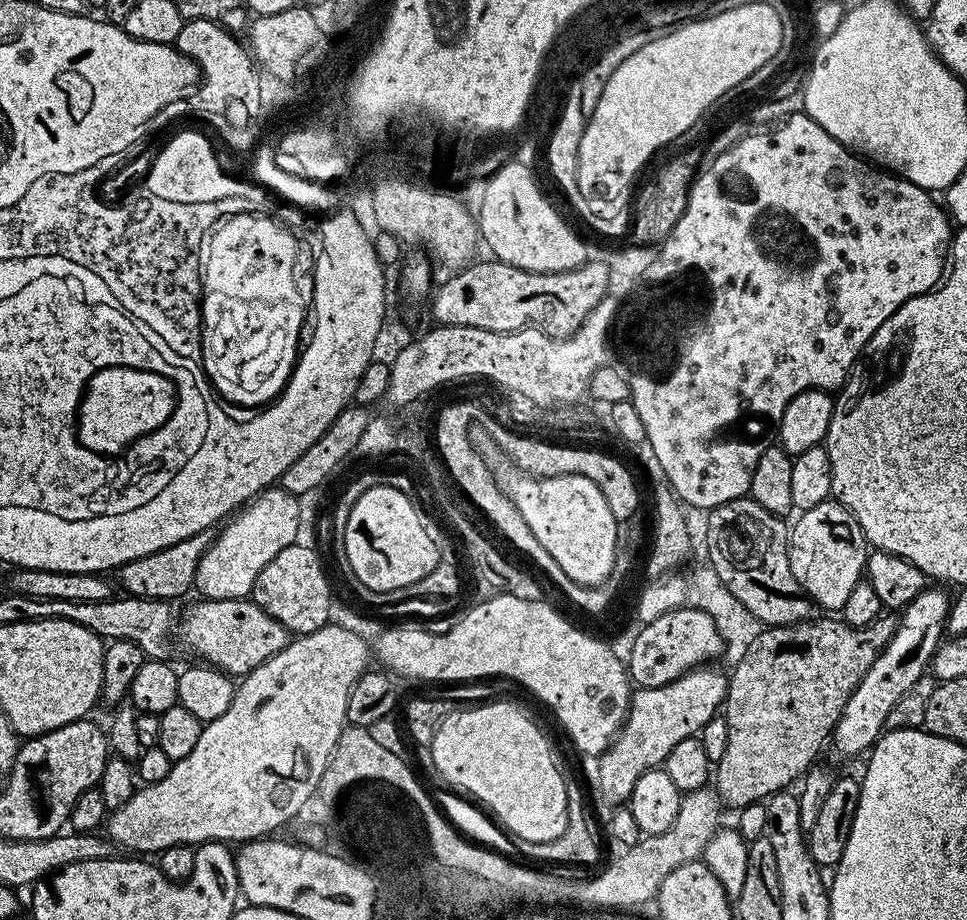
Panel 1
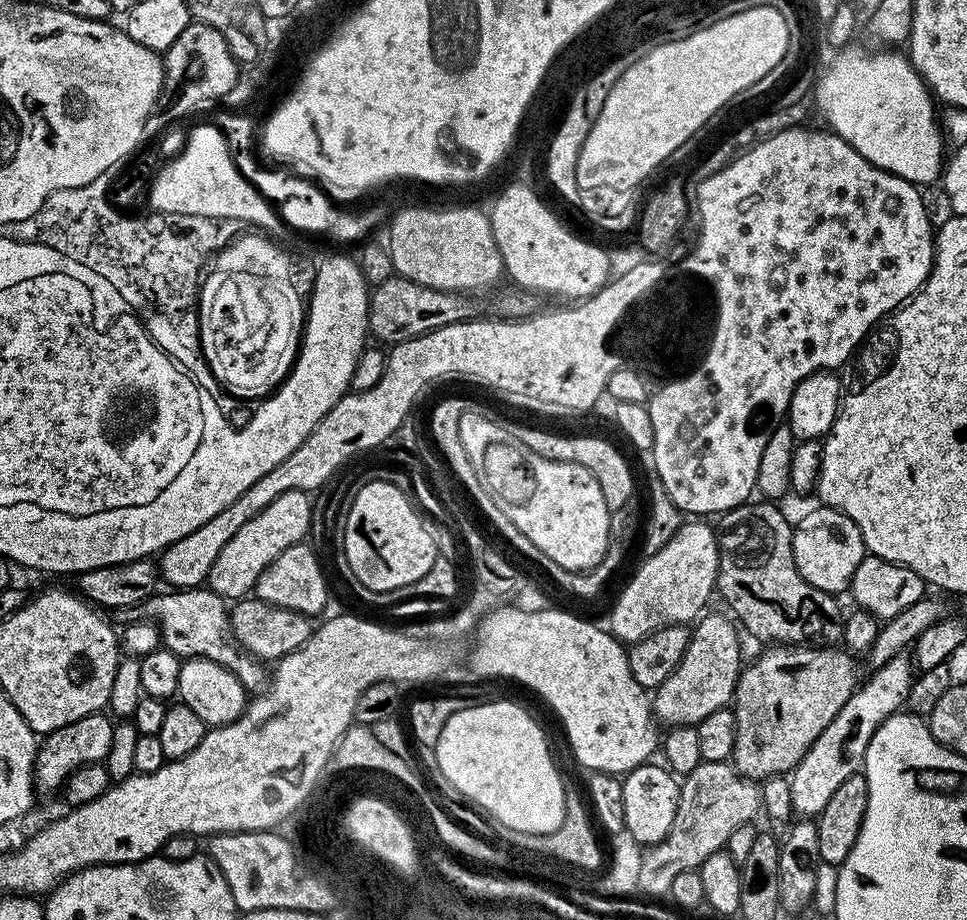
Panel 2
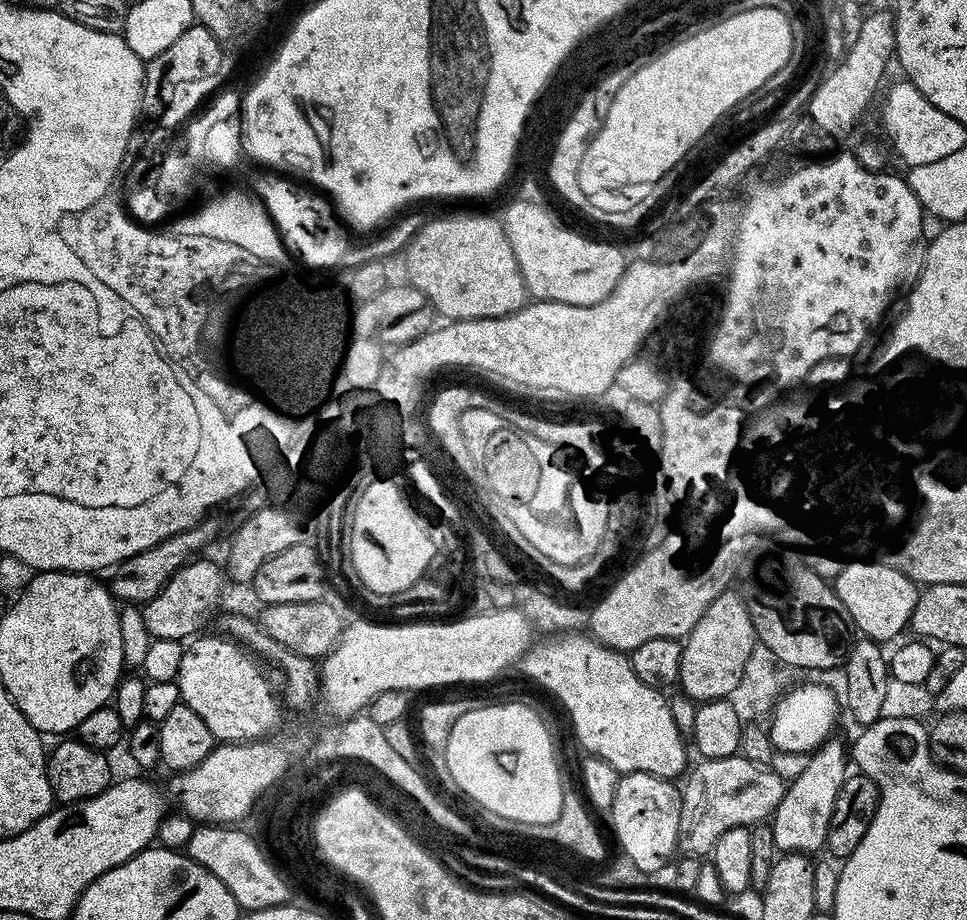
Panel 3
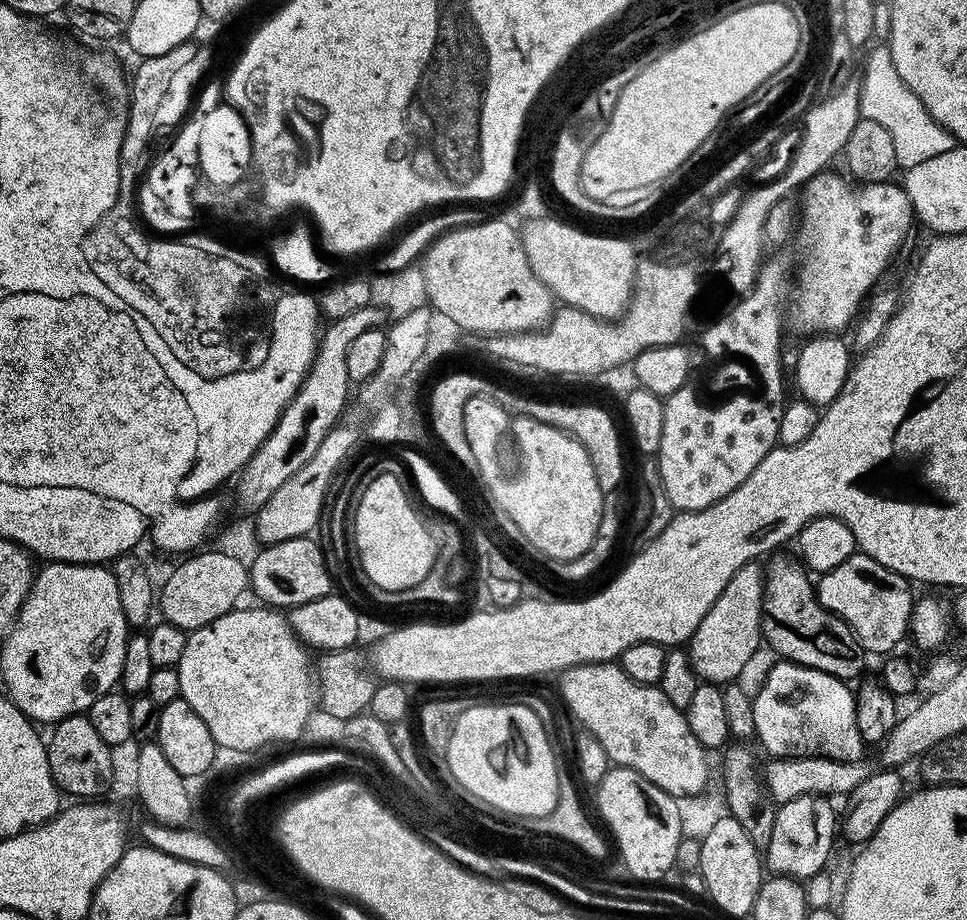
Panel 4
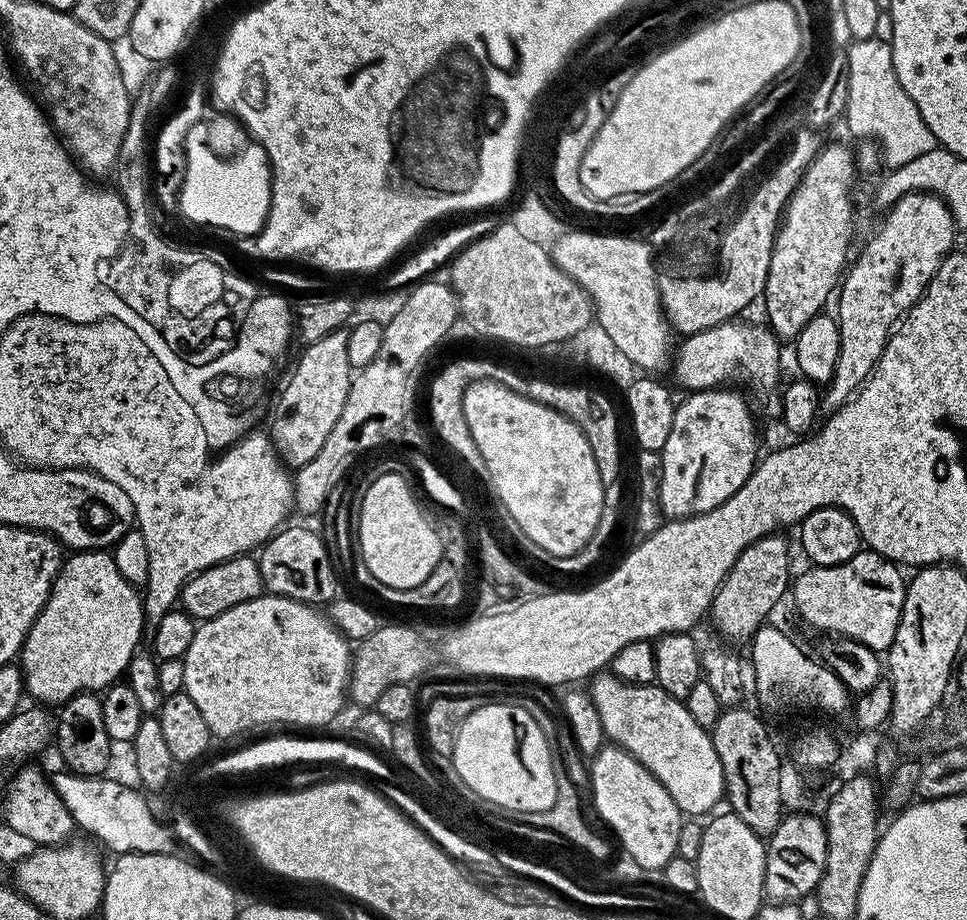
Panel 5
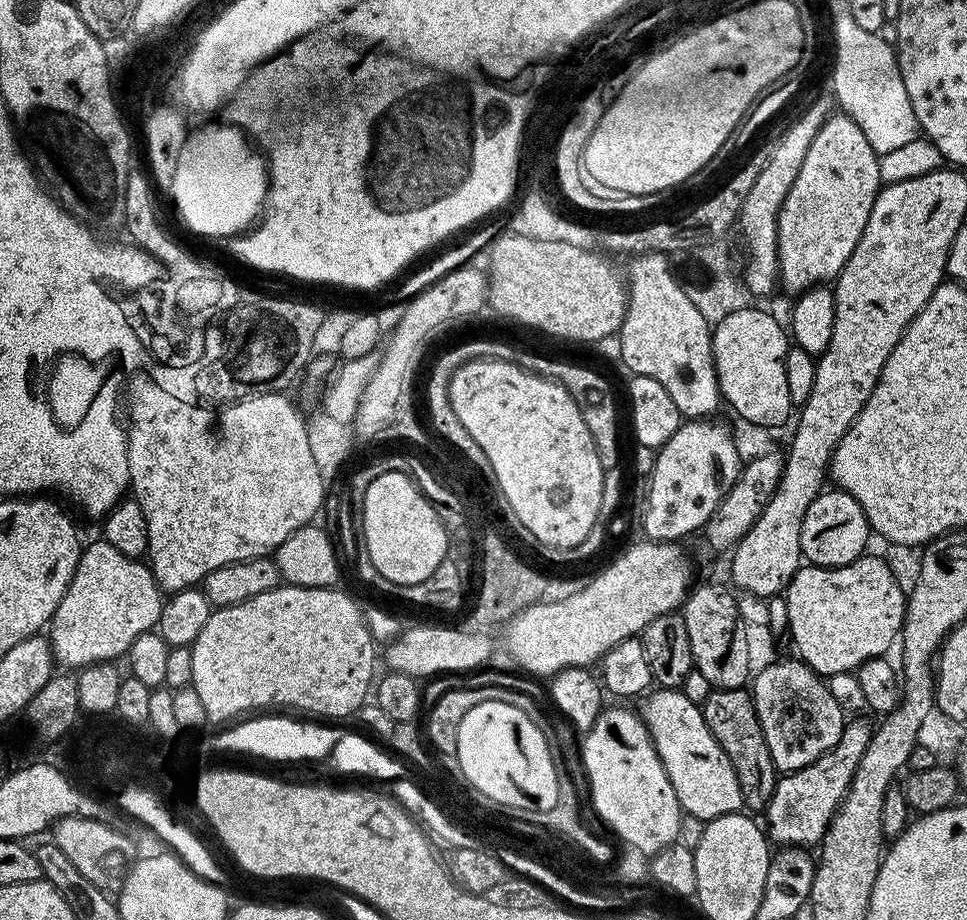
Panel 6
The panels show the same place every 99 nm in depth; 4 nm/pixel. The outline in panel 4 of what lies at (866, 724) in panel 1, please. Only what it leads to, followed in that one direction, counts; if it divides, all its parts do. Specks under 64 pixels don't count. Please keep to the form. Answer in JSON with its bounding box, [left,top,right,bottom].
[766,795,838,882]

